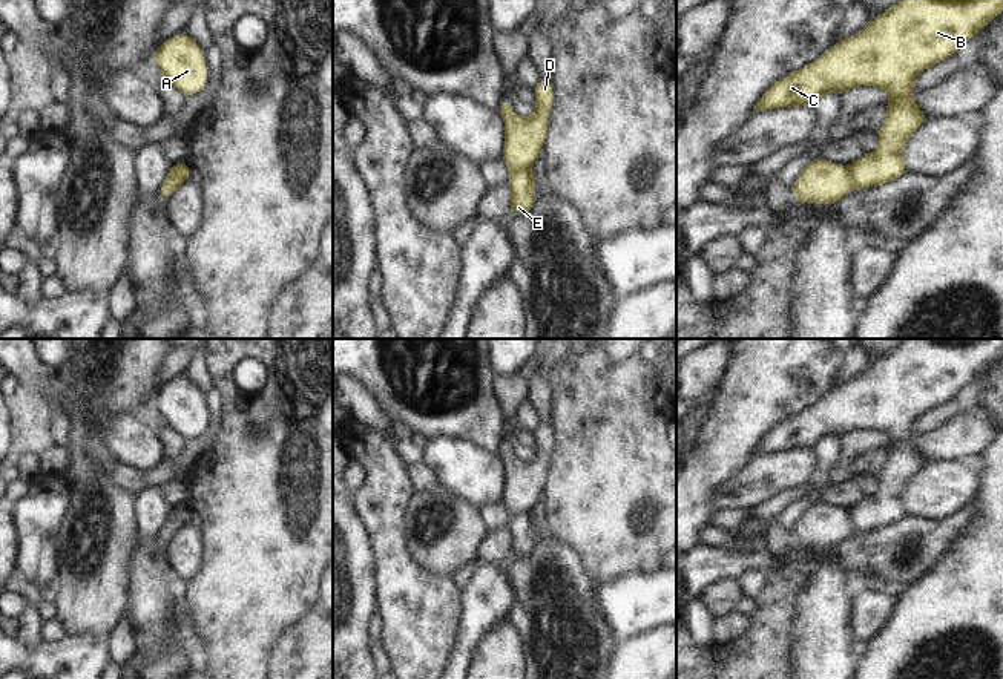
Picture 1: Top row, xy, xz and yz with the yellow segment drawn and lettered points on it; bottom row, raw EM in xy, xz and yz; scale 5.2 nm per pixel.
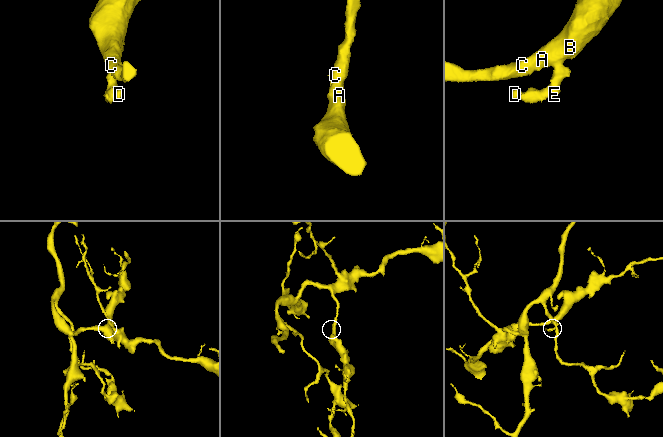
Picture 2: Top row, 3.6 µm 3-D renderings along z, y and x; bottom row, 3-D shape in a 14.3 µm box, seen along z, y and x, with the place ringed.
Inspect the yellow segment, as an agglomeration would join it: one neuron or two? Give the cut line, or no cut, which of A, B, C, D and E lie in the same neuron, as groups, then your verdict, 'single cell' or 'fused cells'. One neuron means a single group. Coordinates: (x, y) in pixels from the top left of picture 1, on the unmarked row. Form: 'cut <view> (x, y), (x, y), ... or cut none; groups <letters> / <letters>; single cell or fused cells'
cut yz (847, 511), (851, 524), (858, 531); groups A B C E / D; fused cells

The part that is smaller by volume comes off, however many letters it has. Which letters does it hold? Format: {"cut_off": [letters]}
{"cut_off": ["D"]}

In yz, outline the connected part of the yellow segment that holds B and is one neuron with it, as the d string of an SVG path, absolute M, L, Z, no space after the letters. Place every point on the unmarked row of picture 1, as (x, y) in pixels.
M905 339L891 353L871 363L860 376L833 388L813 406L771 428L756 446L758 454L814 451L828 435L842 438L857 429L874 429L890 437L886 460L877 474L874 495L848 509L857 532L883 529L906 517L903 490L929 463L911 443L913 423L925 412L952 400L966 385L1003 354L1003 339Z

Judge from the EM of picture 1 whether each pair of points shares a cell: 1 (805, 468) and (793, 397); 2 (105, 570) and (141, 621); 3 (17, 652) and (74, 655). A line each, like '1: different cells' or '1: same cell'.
1: different cells
2: different cells
3: same cell

